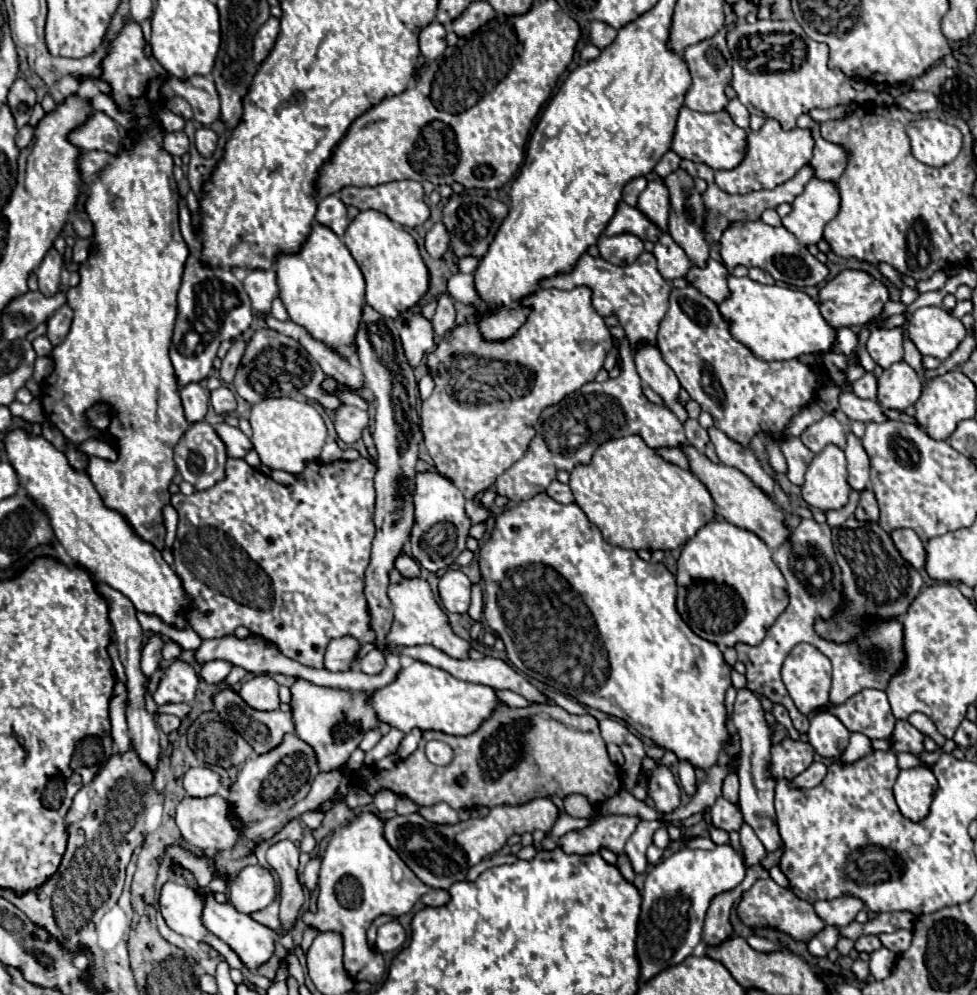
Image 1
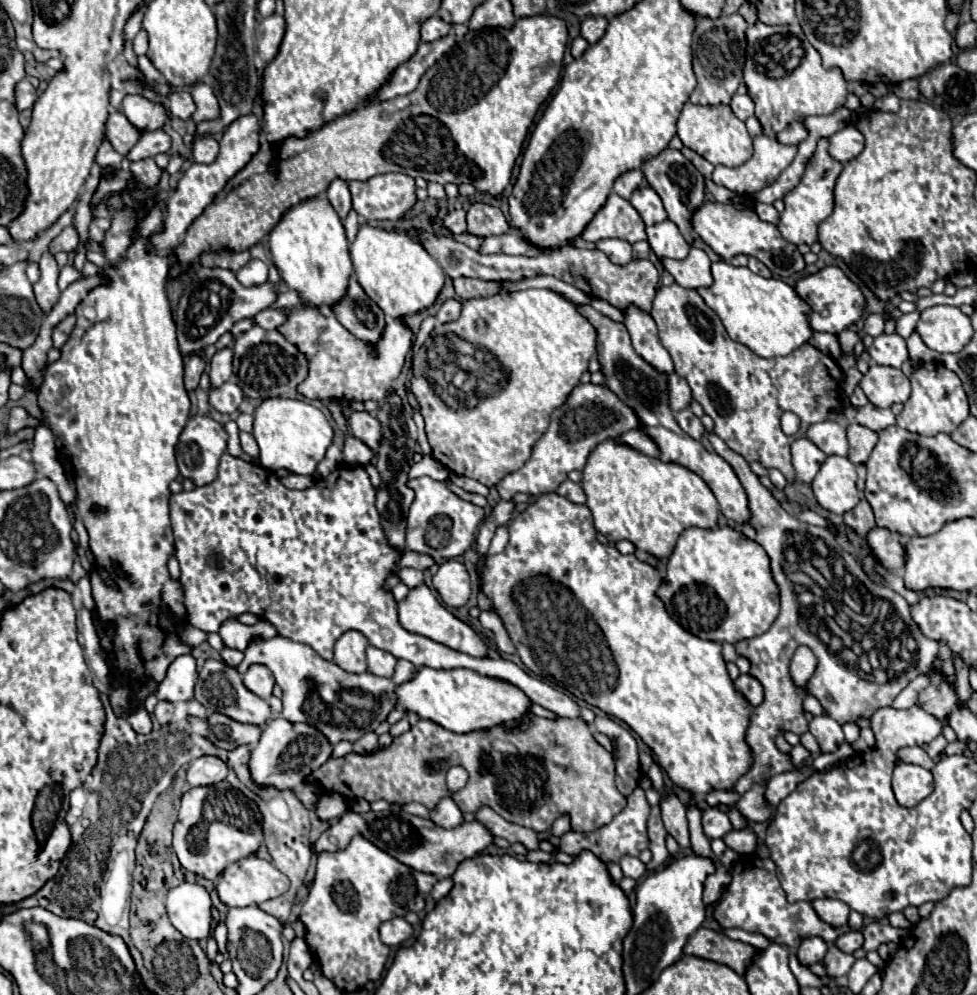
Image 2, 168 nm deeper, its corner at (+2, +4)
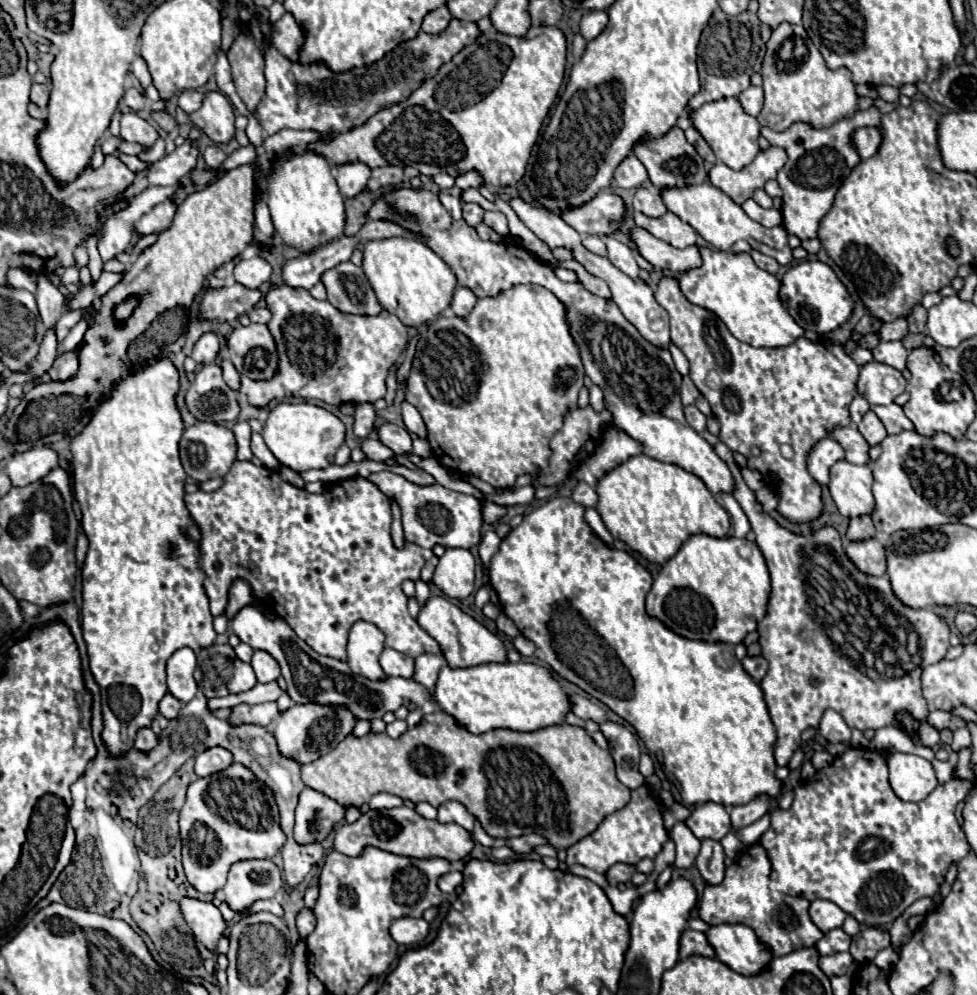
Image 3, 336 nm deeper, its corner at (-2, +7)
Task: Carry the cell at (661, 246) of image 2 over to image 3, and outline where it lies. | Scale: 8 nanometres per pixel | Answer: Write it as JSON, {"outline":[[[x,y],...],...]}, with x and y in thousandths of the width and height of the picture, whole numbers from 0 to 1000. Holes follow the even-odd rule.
{"outline":[[[648,213],[648,221],[652,223],[654,229],[660,229],[670,239],[675,239],[691,249],[703,249],[703,247],[711,245],[713,233],[705,225],[697,223],[689,213],[683,213],[677,219],[664,219],[664,217],[658,217],[656,213]]]}

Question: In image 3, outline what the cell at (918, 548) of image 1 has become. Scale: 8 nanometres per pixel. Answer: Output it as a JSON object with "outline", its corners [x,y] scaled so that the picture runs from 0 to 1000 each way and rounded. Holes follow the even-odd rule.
{"outline":[[[898,541],[869,545],[865,555],[877,567],[879,573],[894,577],[894,579],[908,577],[908,553],[904,551],[904,547]]]}

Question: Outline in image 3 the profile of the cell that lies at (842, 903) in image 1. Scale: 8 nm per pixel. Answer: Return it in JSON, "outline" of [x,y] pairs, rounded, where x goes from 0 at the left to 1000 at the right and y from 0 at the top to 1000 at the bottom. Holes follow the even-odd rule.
{"outline":[[[832,905],[828,919],[830,919],[832,929],[842,937],[859,933],[863,925],[867,923],[867,919],[857,909],[851,909],[849,905]]]}

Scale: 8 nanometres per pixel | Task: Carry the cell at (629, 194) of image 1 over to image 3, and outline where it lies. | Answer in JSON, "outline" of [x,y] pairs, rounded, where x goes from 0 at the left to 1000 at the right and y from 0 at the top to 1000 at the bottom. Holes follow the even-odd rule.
{"outline":[[[642,157],[632,167],[627,177],[627,183],[634,189],[654,189],[660,181],[662,181],[662,171],[650,157]]]}

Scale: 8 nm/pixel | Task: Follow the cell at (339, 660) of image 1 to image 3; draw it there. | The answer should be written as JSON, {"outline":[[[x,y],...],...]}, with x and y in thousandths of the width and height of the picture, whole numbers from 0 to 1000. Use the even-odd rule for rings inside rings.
{"outline":[[[363,625],[357,633],[355,645],[355,667],[363,677],[369,677],[378,683],[394,681],[394,675],[388,669],[388,657],[394,651],[392,635],[378,625]]]}

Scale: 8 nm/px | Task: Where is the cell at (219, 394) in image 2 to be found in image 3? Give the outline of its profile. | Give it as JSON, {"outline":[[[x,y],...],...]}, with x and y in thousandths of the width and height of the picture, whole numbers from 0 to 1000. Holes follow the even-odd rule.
{"outline":[[[228,362],[228,364],[226,364],[226,370],[228,370],[228,382],[230,382],[230,386],[232,386],[236,392],[245,394],[247,376],[241,372],[241,368],[238,368],[234,362]]]}

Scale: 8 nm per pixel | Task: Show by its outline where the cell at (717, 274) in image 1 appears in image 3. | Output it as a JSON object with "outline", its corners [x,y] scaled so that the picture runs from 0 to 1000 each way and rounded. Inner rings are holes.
{"outline":[[[650,229],[646,233],[646,237],[648,237],[648,243],[650,243],[654,255],[672,269],[679,269],[679,271],[683,269],[689,275],[699,275],[699,273],[705,273],[707,269],[715,269],[715,265],[720,265],[713,247],[695,251],[695,249],[689,249],[687,245],[670,239],[668,235],[664,235],[658,229]]]}

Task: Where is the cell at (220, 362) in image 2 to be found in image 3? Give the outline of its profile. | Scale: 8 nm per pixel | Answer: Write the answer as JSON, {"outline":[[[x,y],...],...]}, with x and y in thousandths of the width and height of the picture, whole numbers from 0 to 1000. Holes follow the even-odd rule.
{"outline":[[[224,366],[206,368],[189,398],[193,414],[202,422],[238,424],[245,418],[243,396],[228,384]]]}

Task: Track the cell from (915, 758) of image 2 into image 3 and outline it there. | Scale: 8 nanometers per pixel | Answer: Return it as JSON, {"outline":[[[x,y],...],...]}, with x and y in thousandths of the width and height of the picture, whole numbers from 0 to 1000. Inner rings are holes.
{"outline":[[[955,764],[953,766],[955,768],[955,772],[957,772],[957,776],[959,776],[959,782],[961,782],[961,786],[969,786],[971,784],[971,780],[973,780],[973,774],[975,774],[975,764],[971,766],[961,766],[961,764]]]}

